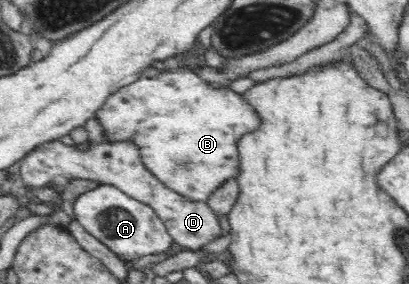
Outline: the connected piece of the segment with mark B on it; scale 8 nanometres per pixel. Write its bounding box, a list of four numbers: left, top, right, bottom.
[94,63,257,202]

